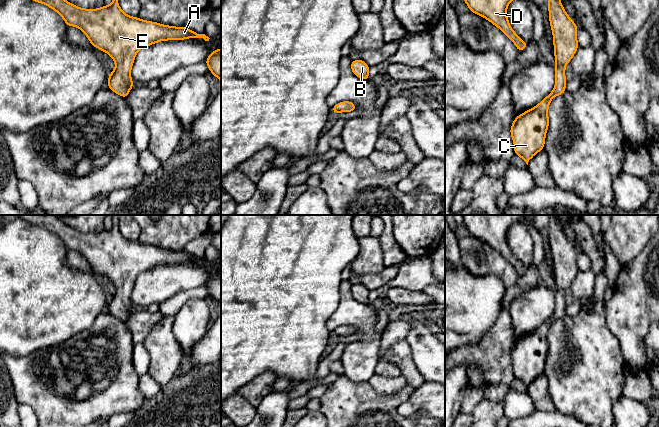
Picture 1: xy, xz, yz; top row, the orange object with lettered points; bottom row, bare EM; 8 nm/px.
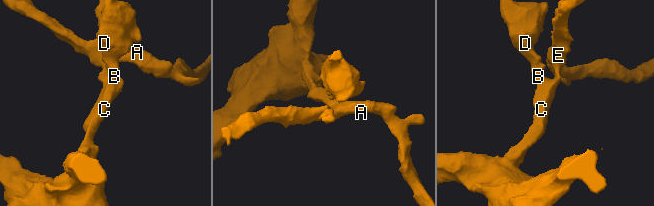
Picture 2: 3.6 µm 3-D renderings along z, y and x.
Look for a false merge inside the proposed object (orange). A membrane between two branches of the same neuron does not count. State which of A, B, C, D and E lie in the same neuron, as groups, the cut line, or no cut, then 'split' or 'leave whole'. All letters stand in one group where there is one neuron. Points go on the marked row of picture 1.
A B C D E; no cut; leave whole

